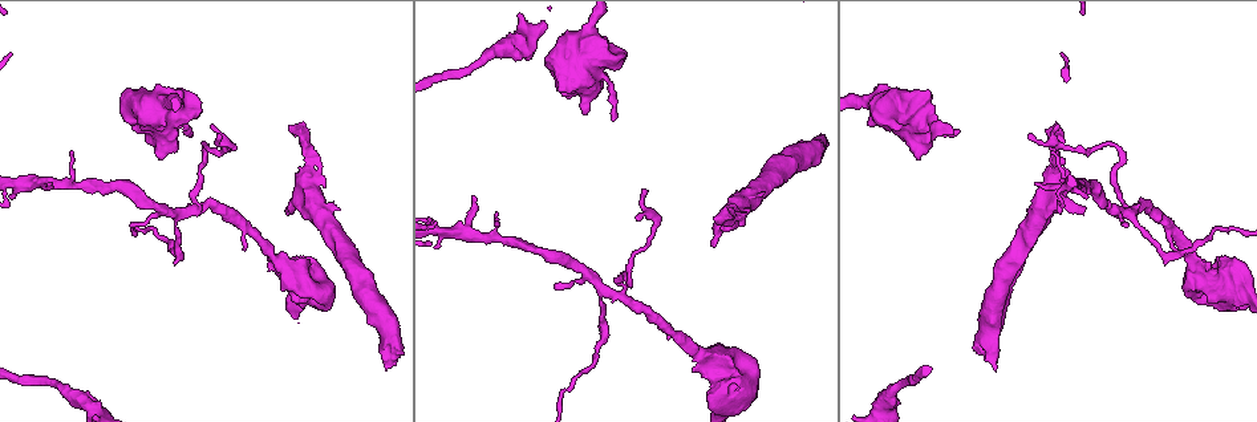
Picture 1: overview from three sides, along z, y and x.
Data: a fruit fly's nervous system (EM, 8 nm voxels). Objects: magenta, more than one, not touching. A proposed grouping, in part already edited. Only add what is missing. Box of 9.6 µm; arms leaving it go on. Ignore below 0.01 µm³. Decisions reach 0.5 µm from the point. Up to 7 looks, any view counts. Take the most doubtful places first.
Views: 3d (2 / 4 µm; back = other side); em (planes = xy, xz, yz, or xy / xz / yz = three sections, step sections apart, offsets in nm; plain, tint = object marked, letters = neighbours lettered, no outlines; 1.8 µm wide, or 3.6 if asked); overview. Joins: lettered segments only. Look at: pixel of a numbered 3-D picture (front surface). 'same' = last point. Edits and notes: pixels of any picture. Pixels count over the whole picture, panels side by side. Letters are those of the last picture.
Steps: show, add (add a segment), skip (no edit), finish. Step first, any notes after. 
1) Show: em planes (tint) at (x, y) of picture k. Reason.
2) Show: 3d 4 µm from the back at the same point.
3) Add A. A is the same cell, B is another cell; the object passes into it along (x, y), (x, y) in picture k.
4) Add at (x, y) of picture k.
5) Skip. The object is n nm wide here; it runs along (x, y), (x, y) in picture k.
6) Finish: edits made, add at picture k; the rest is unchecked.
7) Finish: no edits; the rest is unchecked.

Show: 3d 2 µm from the back at (995, 368) of picture 1. Stops while still wide.

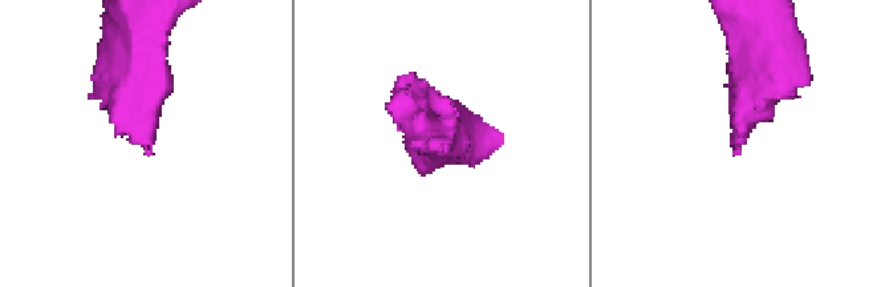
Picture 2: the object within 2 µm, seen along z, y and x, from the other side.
Show: em 3.6 µm xy step 4 (tint) at (153, 154) of picture 2. Shape alone is not enough.

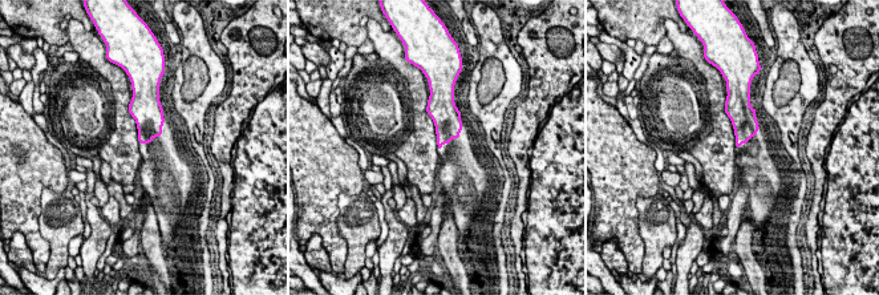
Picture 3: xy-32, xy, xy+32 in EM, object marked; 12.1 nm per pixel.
Show: em 3.6 µm planes (letters) at the same point.

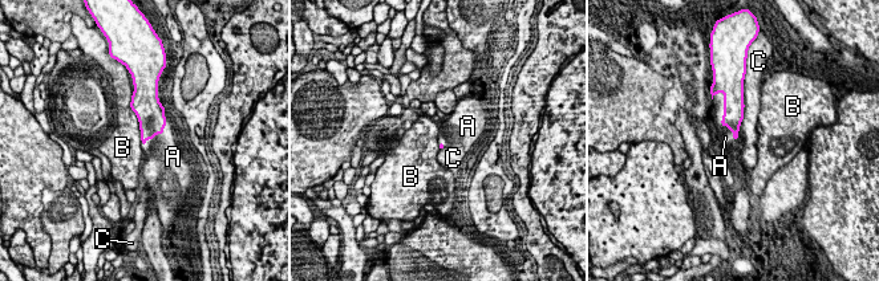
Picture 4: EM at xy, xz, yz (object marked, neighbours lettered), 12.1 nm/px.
Add A. A is the same cell, B and C are other cells; the object passes into it along (733, 105), (721, 121), (725, 137) in picture 4; the cell continues.

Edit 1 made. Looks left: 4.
Show: 3d 4 µm at (70, 393) of picture 1. Sudden change in width.

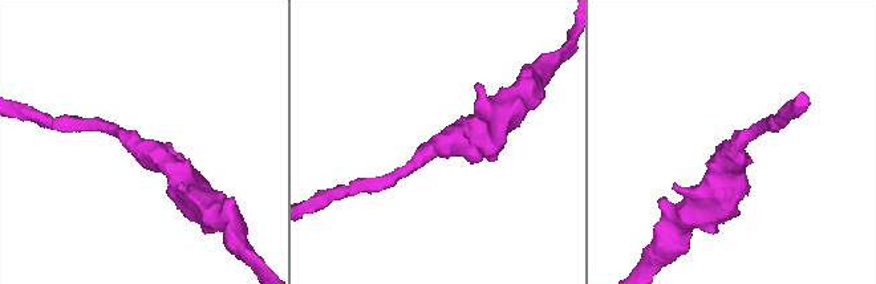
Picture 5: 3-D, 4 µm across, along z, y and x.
Show: em planes (tint) at (439, 148) of picture 5. The arms are 170, 380 nm wide; need the tissue.

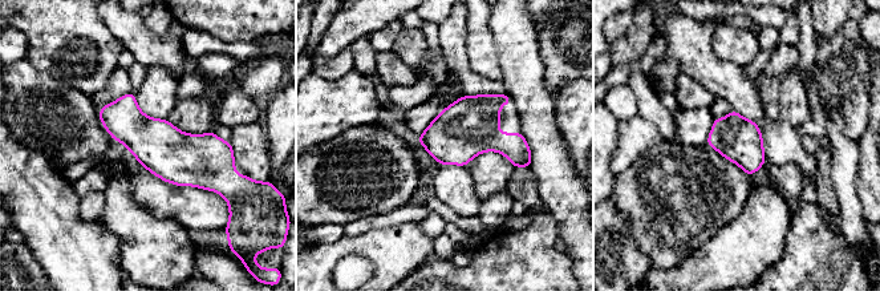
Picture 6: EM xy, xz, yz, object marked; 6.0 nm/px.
Show: em planes (letters) at the same point.

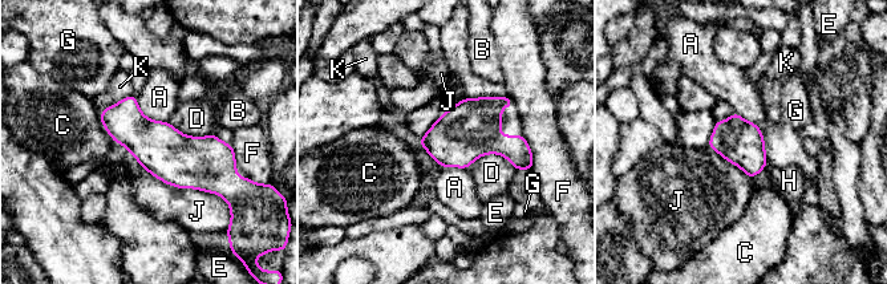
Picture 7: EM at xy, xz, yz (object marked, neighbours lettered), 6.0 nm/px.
Skip. A, B, C, D, E, F, G, H, J and K are other cells; a border runs along (144, 169), (177, 187), (211, 194) in picture 7; no lettered segment goes on from it.

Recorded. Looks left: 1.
Show: em planes (letters) at (1135, 209) of picture 1. Looks like a crossing.

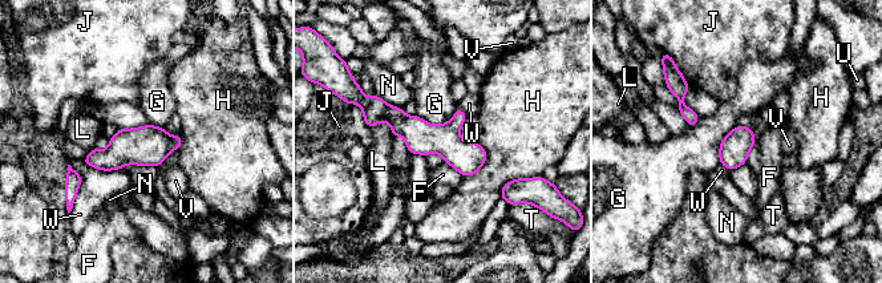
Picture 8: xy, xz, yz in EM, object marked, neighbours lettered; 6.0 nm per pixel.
Skip. F, G, H, J, L, N, T, U, V and W are other cells; a border runs along (457, 106), (441, 124), (416, 114) in picture 8; none of them fits.

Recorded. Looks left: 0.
Finish: edits made, add at picture 4; the rest is unchecked.

